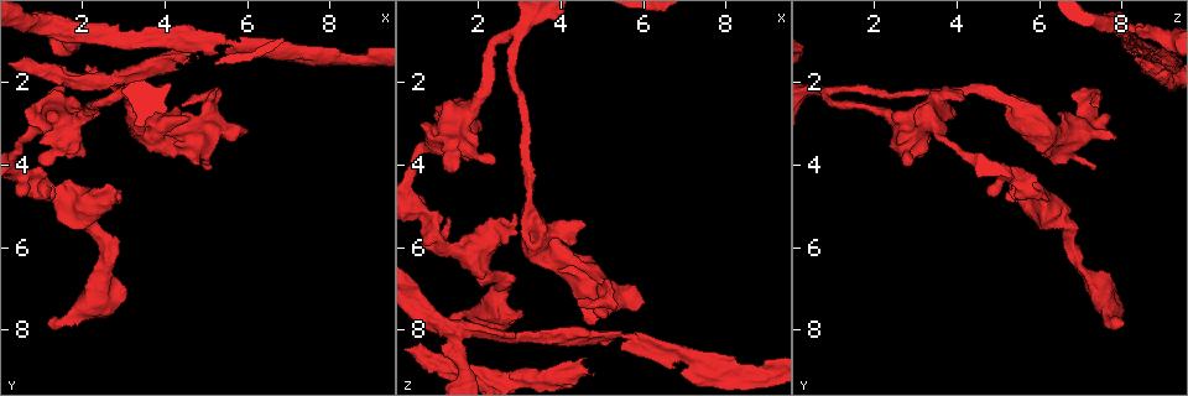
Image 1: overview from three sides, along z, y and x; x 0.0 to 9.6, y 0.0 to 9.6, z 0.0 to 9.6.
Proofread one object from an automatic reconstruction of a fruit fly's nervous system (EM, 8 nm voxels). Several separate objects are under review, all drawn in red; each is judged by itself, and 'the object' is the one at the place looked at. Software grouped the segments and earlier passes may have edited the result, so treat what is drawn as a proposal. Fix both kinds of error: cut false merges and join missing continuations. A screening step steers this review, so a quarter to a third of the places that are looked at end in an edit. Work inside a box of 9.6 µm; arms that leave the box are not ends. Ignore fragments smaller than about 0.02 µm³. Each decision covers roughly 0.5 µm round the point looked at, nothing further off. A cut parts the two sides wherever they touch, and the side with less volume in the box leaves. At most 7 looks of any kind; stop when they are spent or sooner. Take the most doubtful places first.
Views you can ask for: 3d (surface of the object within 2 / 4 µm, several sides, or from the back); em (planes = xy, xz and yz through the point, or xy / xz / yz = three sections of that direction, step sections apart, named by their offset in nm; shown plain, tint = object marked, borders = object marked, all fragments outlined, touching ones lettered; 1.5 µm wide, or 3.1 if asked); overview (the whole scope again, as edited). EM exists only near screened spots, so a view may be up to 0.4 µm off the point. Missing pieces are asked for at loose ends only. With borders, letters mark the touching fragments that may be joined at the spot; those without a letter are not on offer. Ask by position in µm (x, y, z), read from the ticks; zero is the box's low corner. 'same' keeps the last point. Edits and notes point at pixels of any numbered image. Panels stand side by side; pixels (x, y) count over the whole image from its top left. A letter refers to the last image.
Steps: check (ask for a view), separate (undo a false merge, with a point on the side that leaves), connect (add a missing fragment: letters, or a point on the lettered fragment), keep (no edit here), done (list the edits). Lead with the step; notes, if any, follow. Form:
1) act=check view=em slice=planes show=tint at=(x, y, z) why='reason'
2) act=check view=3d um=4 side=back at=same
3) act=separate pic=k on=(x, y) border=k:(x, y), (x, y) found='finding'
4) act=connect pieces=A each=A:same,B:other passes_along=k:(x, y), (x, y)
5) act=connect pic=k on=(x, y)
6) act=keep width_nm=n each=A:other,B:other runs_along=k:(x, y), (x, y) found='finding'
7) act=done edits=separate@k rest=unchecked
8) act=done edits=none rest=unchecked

act=check view=em slice=xy step=8 show=tint at=(4.55, 2.85, 5.45) why='an open end'

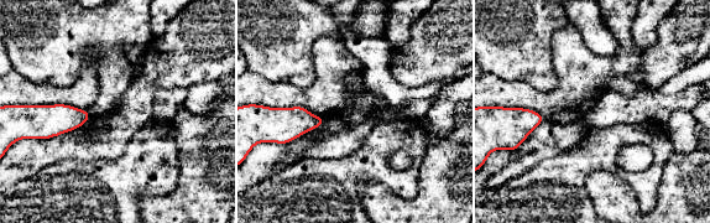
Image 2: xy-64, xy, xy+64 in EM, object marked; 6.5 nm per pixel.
act=check view=em slice=xy step=8 show=borders at=same why='what lies round it'

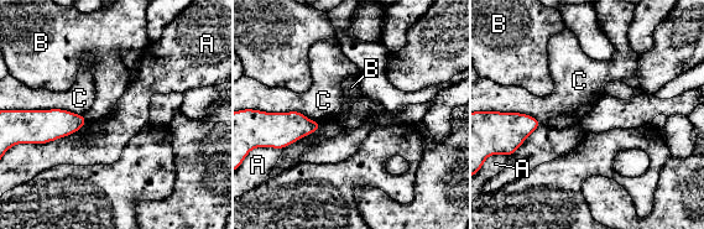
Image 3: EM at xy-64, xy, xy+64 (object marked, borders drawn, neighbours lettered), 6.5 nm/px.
act=keep width_nm=170 longest_contact=A:600nm each=A:other,B:other,C:other found='no lettered fragment goes on from it'

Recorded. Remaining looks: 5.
act=check view=em slice=planes show=borders at=(3.10, 7.10, 7.70) why='thick end'

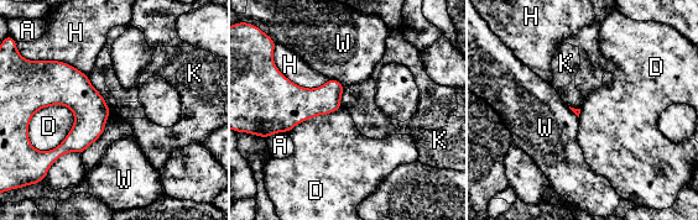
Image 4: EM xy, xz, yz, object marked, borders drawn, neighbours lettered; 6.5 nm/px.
act=keep each=A:other,D:other,H:other,K:other,W:other found='none of them fits'

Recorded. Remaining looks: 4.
act=check view=em slice=xz step=8 show=borders at=(1.25, 7.85, 8.00)

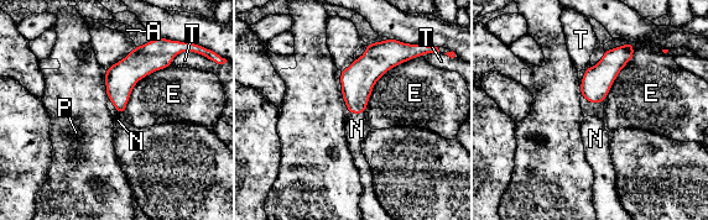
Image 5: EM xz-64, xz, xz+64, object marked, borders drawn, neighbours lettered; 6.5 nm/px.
act=connect pieces=N longest_contact=E:550nm each=A:other,E:other,N:same,P:other,T:other found='the neuron continues'

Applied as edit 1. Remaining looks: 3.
act=done edits=connect@5 rest=unchecked

